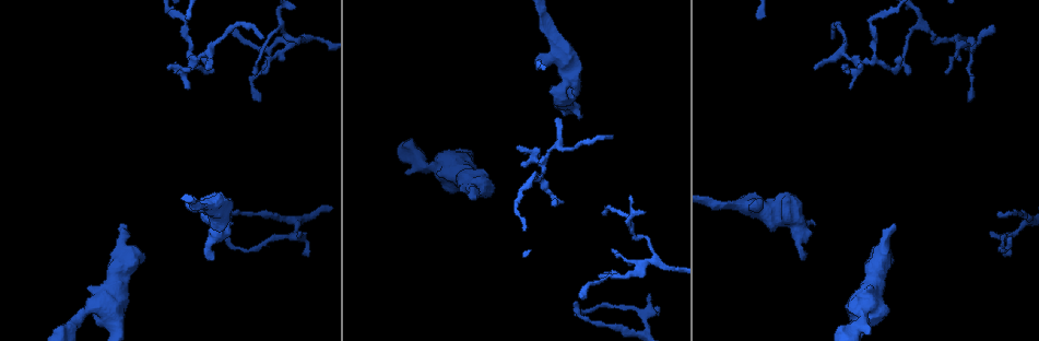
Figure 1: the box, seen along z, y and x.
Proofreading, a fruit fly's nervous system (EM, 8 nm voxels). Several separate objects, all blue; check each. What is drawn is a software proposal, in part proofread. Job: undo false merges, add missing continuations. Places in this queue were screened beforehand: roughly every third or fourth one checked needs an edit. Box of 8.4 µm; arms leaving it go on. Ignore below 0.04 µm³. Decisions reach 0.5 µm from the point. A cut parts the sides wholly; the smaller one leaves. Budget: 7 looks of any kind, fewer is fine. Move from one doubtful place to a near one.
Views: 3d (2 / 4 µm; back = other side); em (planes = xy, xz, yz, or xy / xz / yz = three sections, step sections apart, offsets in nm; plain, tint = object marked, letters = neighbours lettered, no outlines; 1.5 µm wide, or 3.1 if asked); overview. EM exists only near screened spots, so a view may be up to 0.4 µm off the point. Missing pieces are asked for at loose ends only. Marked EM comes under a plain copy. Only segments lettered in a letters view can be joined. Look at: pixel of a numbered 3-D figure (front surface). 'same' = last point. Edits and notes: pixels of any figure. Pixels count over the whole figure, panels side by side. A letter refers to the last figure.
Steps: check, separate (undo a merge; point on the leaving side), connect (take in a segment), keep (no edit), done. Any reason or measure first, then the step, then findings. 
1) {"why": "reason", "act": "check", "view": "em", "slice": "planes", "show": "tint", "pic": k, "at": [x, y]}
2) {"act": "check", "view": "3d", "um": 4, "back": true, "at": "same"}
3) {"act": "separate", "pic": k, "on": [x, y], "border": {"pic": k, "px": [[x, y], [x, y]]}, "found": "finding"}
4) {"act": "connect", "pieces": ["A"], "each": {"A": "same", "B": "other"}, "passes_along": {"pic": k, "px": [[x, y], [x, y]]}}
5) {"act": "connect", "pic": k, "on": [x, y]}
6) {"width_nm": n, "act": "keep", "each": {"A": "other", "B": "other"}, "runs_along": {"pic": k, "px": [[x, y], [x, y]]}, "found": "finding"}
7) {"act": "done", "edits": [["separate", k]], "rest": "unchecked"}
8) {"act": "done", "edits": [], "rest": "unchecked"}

{"why": "sharp bend", "act": "check", "view": "em", "slice": "yz", "step": 4, "show": "tint", "pic": 1, "at": [534, 177]}

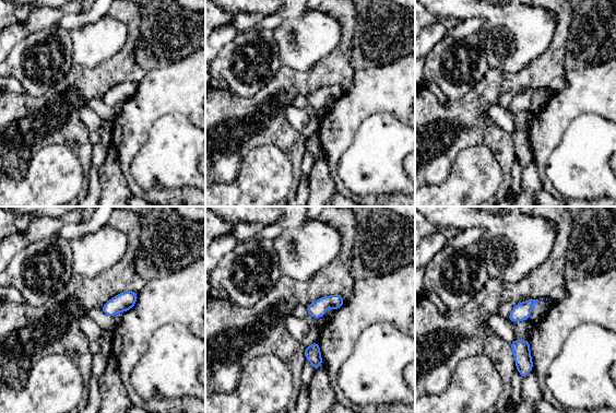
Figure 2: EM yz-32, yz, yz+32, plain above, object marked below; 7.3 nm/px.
{"why": "see the neighbours", "act": "check", "view": "em", "slice": "yz", "step": 4, "show": "letters", "at": "same"}

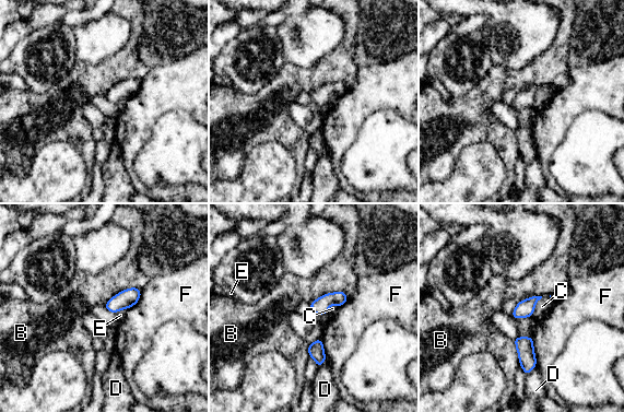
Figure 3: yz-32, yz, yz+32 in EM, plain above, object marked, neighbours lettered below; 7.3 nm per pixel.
{"act": "keep", "each": {"B": "other", "C": "other", "D": "other", "E": "other", "F": "other"}, "border": {"pic": 3, "px": [[542, 296], [536, 303], [531, 316]]}, "found": "one neuron here"}

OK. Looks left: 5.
{"why": "tapers out", "act": "check", "view": "3d", "um": 2, "pic": 1, "at": [582, 296]}

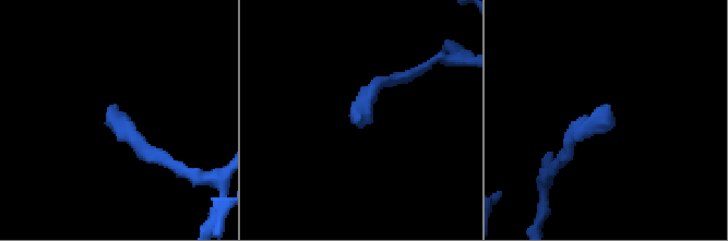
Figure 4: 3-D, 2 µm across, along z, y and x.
{"act": "check", "view": "em", "slice": "yz", "step": 4, "show": "letters", "pic": 4, "at": [115, 104]}

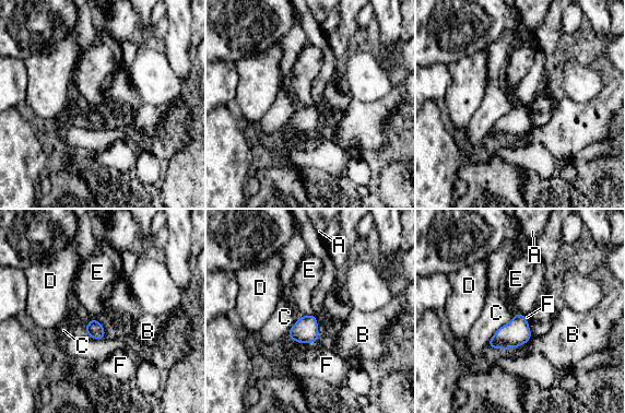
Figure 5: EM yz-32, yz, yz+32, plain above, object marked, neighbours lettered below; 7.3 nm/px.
{"width_nm": 130, "longest_contact_nm": ["C", 300], "act": "keep", "each": {"A": "other", "B": "other", "C": "other", "D": "other", "E": "other", "F": "other"}, "found": "no lettered segment goes on from it"}

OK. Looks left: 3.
{"why": "an open end", "act": "check", "view": "em", "slice": "planes", "show": "tint", "pic": 1, "at": [895, 223]}

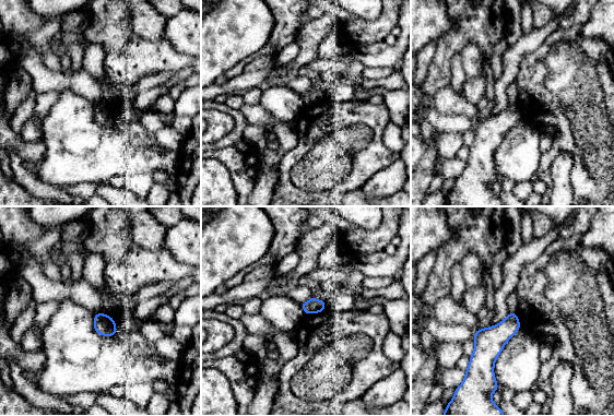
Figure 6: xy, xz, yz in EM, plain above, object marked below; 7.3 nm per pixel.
{"act": "check", "view": "em", "slice": "planes", "show": "letters", "at": "same"}

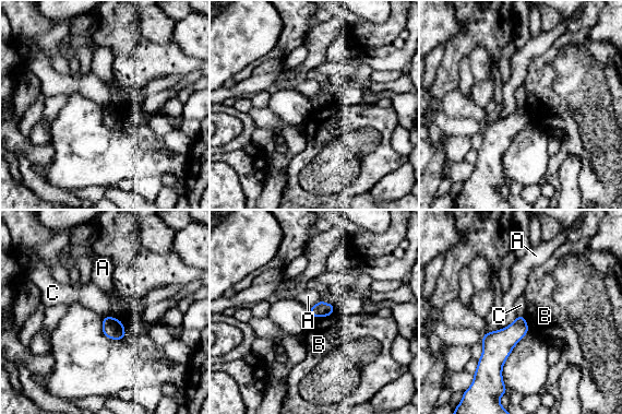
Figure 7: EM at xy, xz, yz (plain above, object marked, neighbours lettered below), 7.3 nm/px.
{"longest_contact_nm": ["A", 190], "act": "keep", "each": {"A": "other", "B": "other", "C": "other"}, "border": {"pic": 7, "px": [[103, 316], [112, 316], [115, 318]]}, "found": "none of them fits"}

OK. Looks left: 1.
{"act": "done", "edits": [], "rest": "unchecked"}

